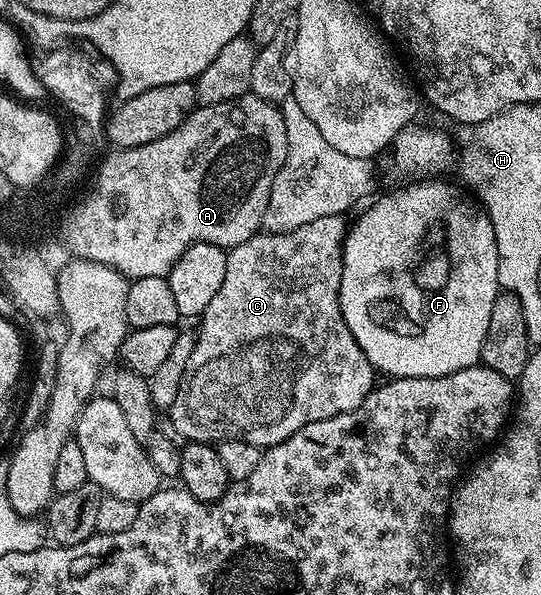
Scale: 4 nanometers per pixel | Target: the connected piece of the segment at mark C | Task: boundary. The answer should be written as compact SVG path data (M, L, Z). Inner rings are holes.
M332 215L331 217L319 217L319 221L311 221L307 225L299 225L299 229L294 231L258 233L252 235L247 241L243 241L243 245L228 248L227 277L223 277L223 285L219 285L219 293L215 293L215 297L211 297L211 305L207 305L204 315L200 316L201 332L196 332L197 344L185 370L179 397L175 397L175 405L171 405L167 412L167 418L173 422L174 429L172 428L172 430L182 440L213 445L222 439L238 439L264 449L283 442L287 437L291 437L291 433L303 429L303 425L307 425L311 421L330 419L336 415L354 411L356 407L363 405L363 401L369 396L370 391L374 390L375 372L371 361L367 361L363 349L359 349L341 312L339 285L343 277L343 245L346 230L346 216Z

